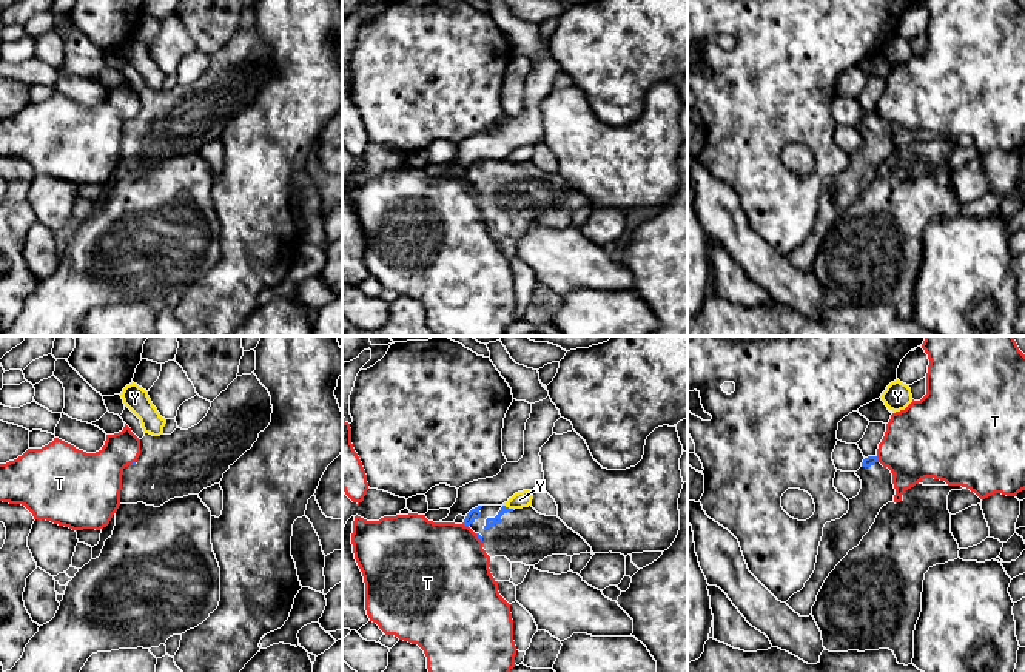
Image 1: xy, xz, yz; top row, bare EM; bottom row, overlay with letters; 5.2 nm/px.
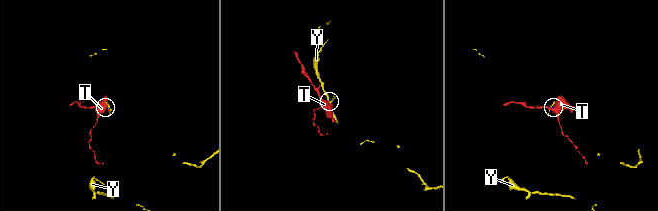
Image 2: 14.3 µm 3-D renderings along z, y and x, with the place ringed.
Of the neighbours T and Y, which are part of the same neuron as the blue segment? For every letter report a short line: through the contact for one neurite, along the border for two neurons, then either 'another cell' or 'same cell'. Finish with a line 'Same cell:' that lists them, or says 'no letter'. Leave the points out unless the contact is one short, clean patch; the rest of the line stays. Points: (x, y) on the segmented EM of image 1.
T: xz (463, 523), (467, 526) | another cell
Y: xz (503, 504), (514, 509) | another cell
Same cell: no letter

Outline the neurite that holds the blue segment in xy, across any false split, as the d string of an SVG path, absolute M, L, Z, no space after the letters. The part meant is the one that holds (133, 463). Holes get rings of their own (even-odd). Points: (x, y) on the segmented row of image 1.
M254 373L237 376L213 402L207 416L188 430L140 439L140 455L123 469L120 504L160 507L170 499L199 495L220 484L223 473L257 441L271 422L271 396Z

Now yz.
M877 456L865 458L855 475L862 481L859 495L849 499L846 515L825 524L815 570L805 587L786 601L800 617L812 615L812 606L825 580L848 552L860 544L875 522L880 509L894 501L892 473L879 462Z

